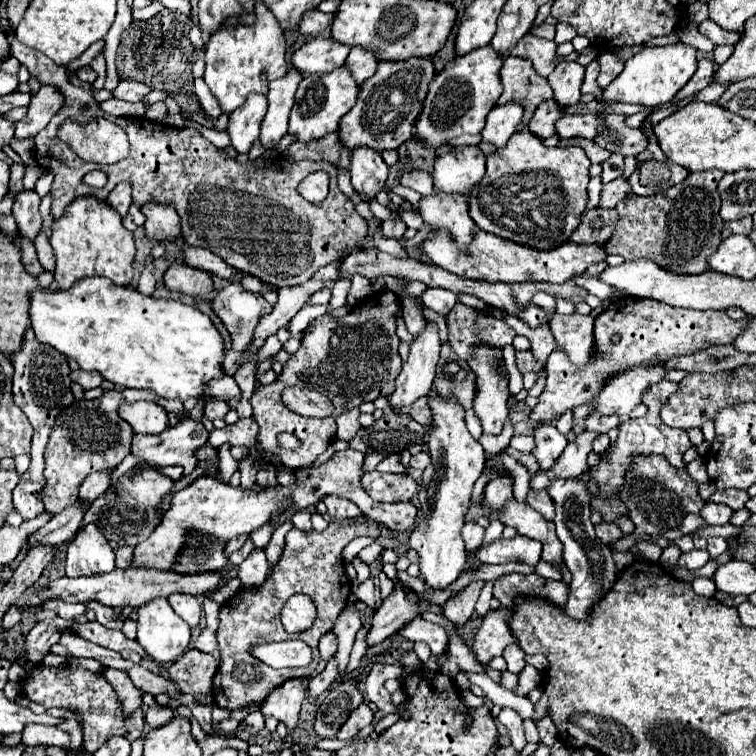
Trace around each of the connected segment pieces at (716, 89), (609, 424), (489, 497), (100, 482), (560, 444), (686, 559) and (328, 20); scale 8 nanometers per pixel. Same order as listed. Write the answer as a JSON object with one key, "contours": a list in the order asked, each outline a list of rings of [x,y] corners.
{"contours":[[[[712,83],[703,90],[701,90],[695,97],[695,100],[700,100],[708,103],[712,103],[717,100],[730,85],[720,85]]],[[[597,412],[592,413],[585,419],[585,425],[588,430],[601,434],[608,433],[610,430],[618,427],[620,423],[619,416],[603,416]]],[[[492,478],[486,484],[484,496],[486,496],[486,502],[492,508],[500,508],[500,504],[504,504],[504,500],[512,498],[512,482],[510,482],[510,478]]],[[[112,470],[92,472],[92,476],[88,476],[84,480],[84,484],[80,486],[80,498],[88,500],[88,504],[90,504],[92,500],[96,500],[96,496],[104,494],[110,486],[110,474],[112,474]]],[[[534,432],[534,440],[536,446],[532,450],[532,456],[536,458],[540,470],[550,470],[568,444],[566,436],[560,432]]],[[[690,550],[686,554],[680,556],[680,568],[686,568],[686,570],[698,570],[702,568],[706,562],[710,560],[708,556],[708,550]]],[[[308,10],[302,16],[302,22],[298,26],[300,34],[308,34],[308,36],[316,36],[320,34],[324,28],[328,28],[334,20],[334,14],[324,14],[320,10]]]]}

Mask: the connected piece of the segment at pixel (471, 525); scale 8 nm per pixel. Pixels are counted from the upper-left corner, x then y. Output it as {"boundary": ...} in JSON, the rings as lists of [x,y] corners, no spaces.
{"boundary":[[[466,522],[464,528],[462,528],[462,538],[464,538],[468,550],[476,550],[476,548],[482,544],[484,528],[478,526],[476,522]]]}

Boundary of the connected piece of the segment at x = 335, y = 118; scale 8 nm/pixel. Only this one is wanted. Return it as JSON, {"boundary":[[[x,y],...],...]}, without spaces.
{"boundary":[[[348,66],[334,68],[324,76],[322,74],[304,76],[296,92],[294,108],[290,112],[290,134],[294,134],[298,142],[312,142],[326,136],[328,132],[338,130],[340,118],[356,104],[356,98],[358,98],[358,84],[354,82]]]}

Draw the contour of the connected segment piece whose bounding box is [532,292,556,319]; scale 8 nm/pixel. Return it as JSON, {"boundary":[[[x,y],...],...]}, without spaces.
{"boundary":[[[545,292],[536,293],[532,298],[532,302],[548,314],[548,319],[550,319],[556,311],[554,298]]]}

